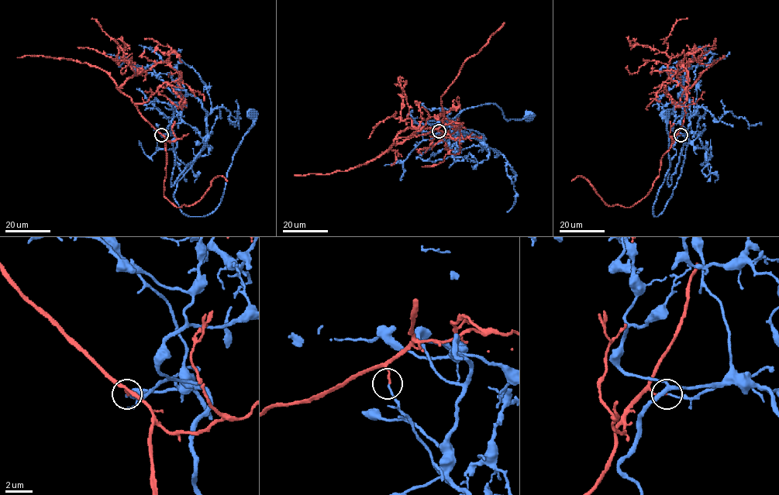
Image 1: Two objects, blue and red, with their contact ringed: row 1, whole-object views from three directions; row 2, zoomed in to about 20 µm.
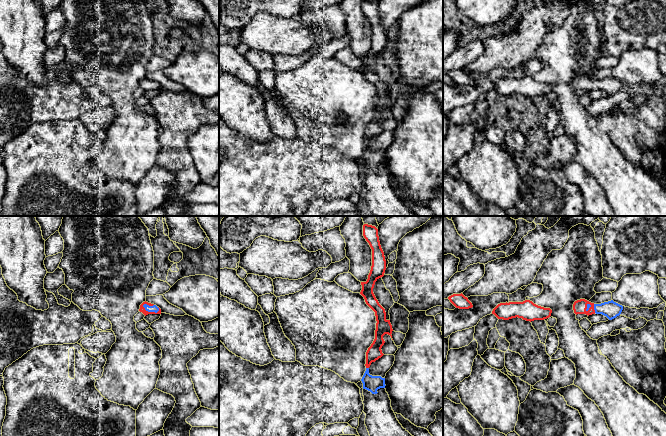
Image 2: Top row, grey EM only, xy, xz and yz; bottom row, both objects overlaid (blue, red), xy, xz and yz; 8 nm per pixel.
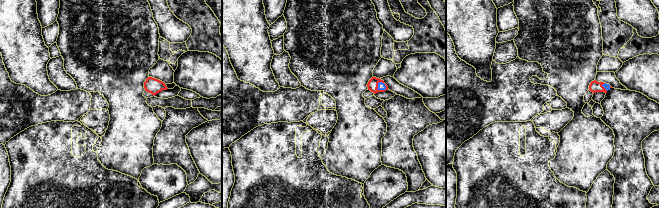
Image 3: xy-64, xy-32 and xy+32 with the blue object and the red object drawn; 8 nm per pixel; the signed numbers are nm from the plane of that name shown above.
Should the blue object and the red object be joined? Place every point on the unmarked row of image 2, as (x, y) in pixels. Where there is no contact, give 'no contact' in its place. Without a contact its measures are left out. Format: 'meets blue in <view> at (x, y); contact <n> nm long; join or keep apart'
meets blue in xy at (150, 87); contact 150 nm long; keep apart

